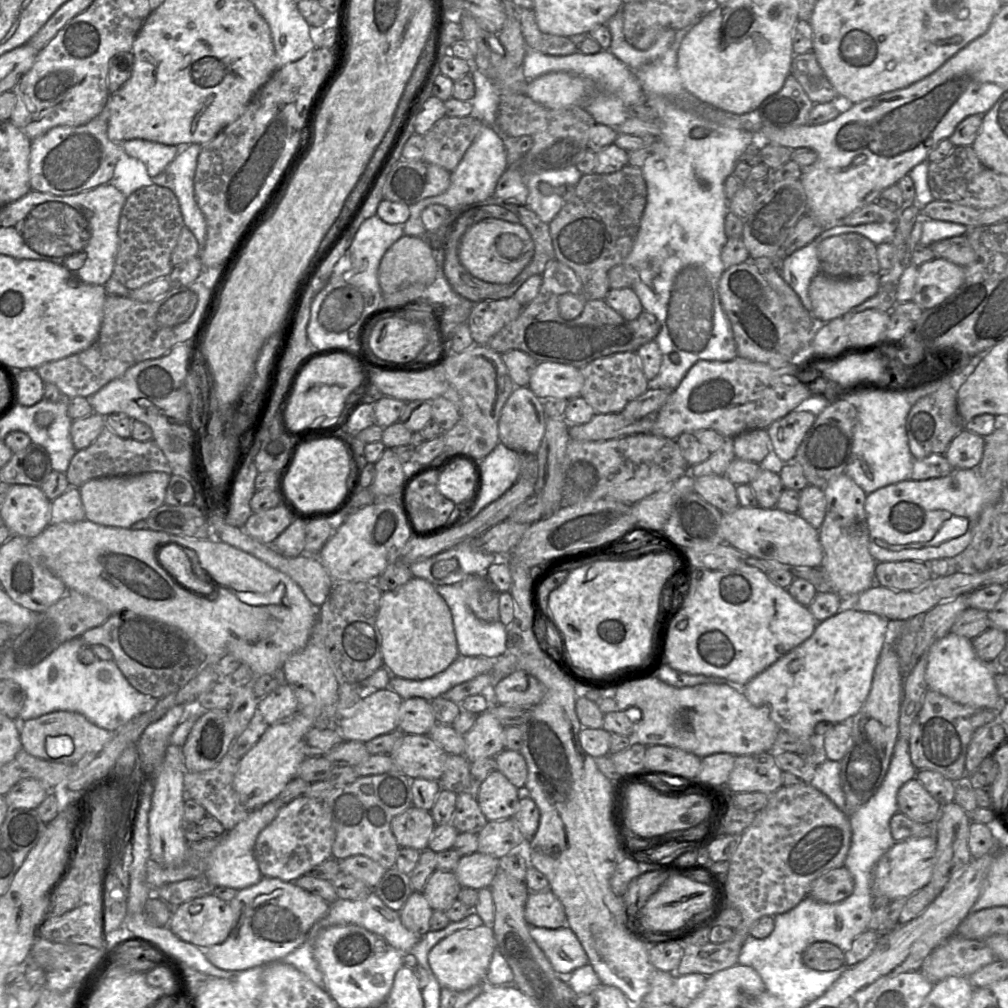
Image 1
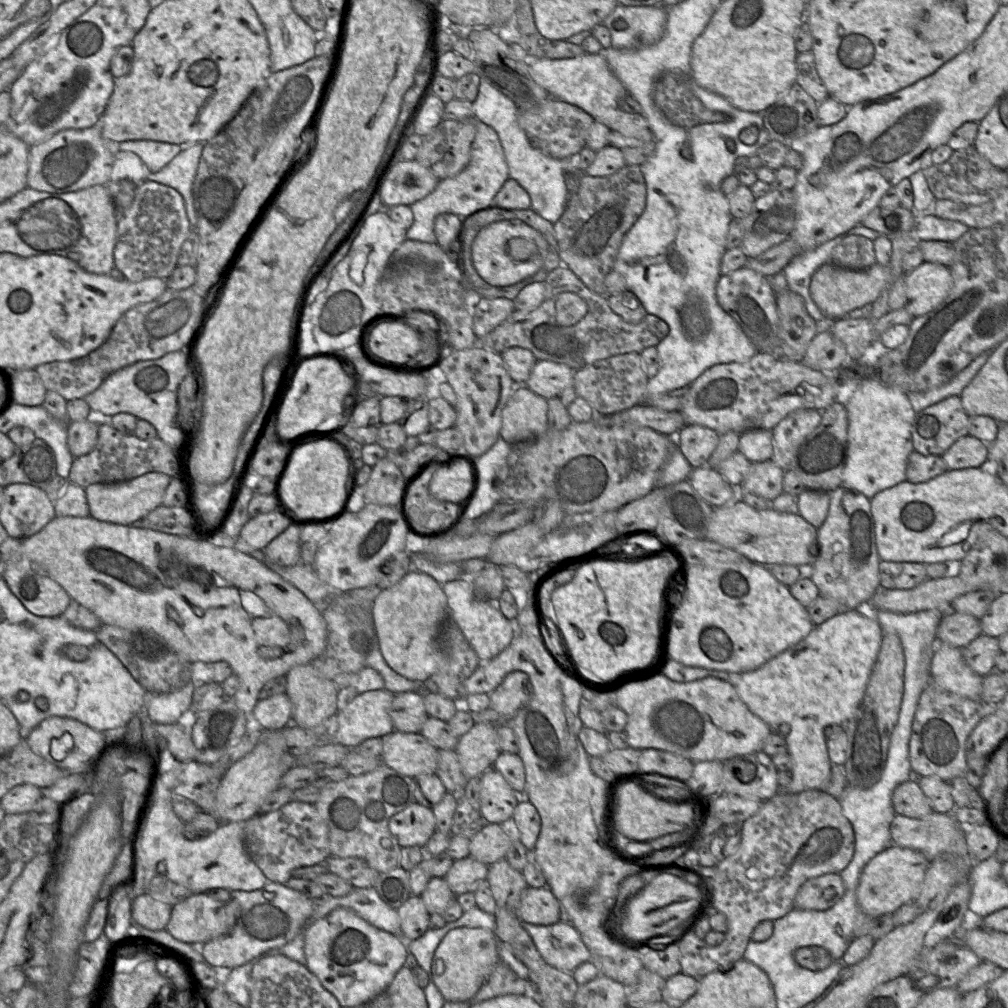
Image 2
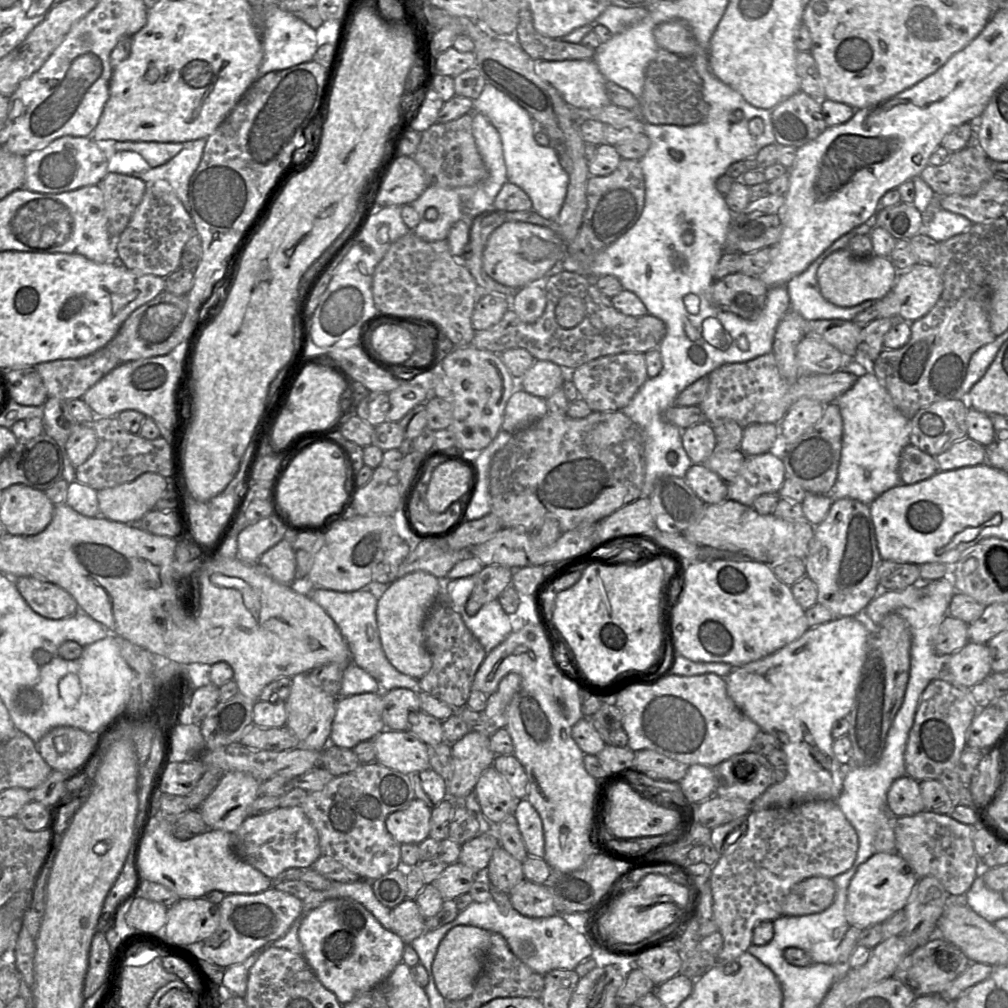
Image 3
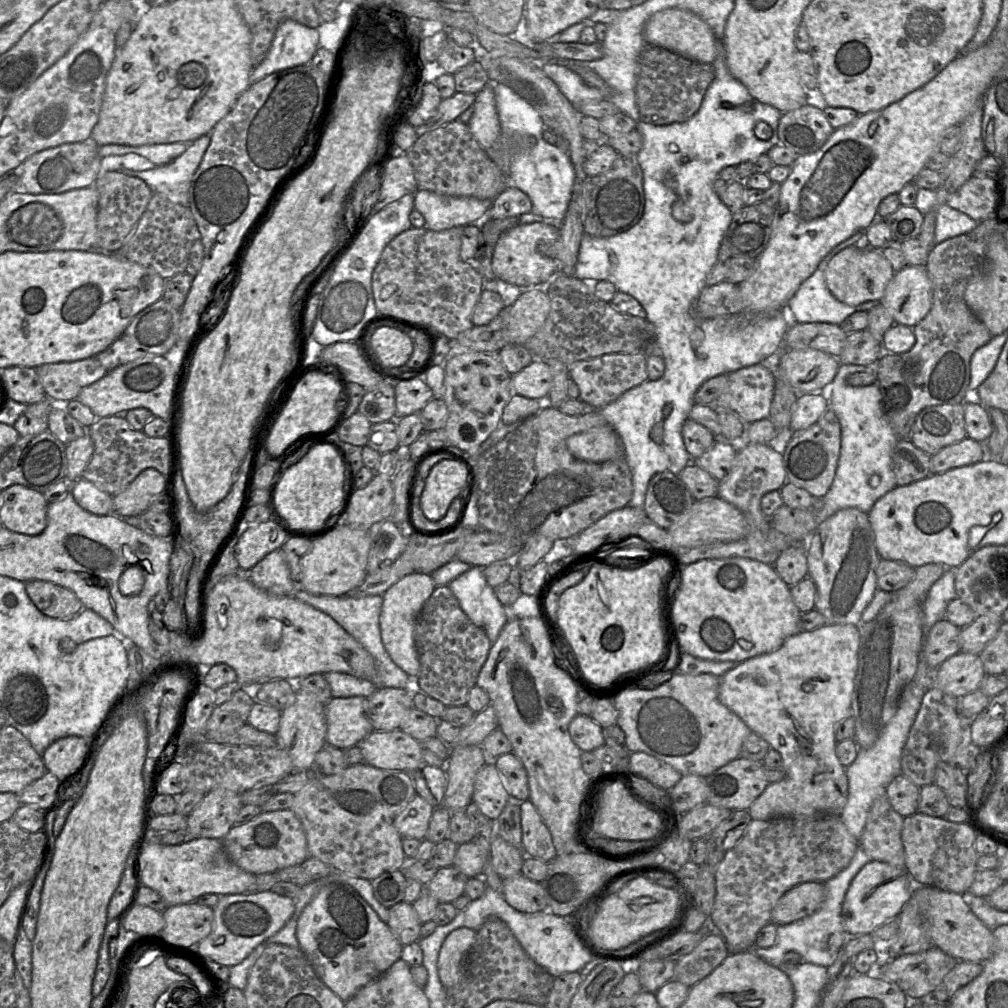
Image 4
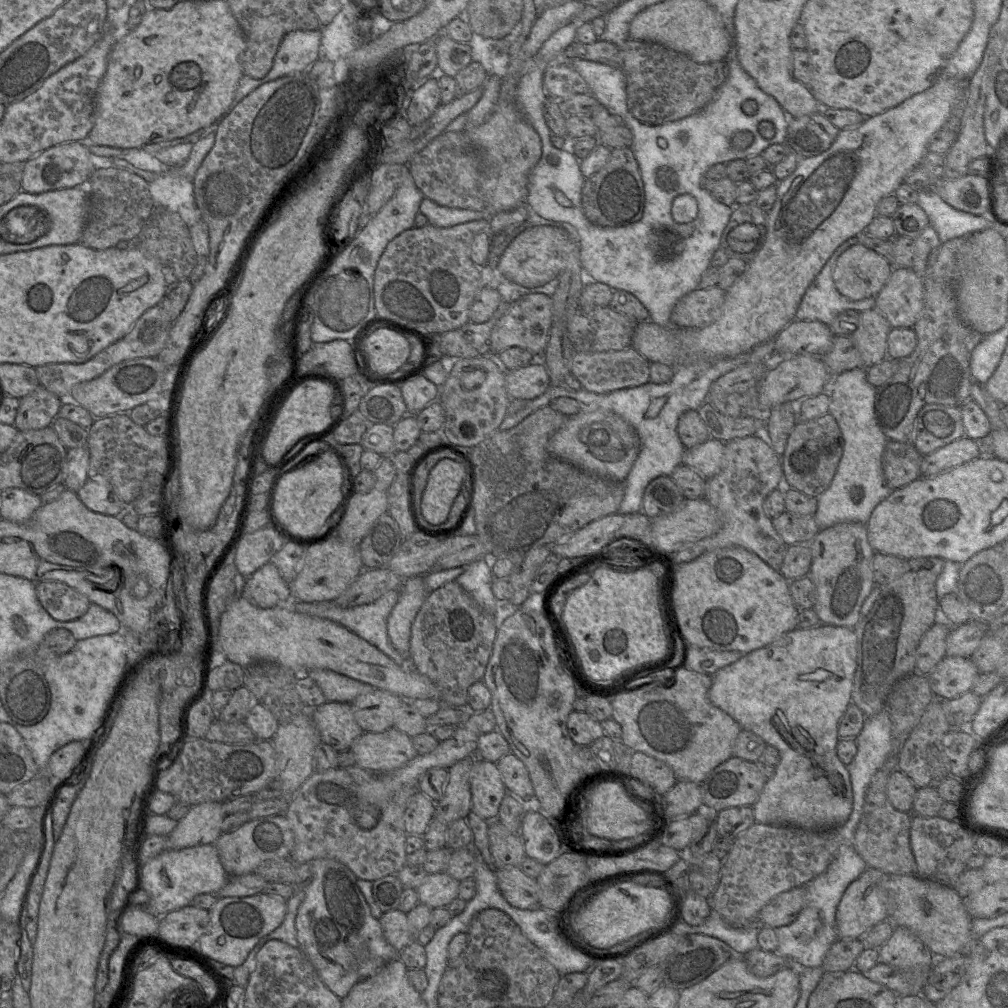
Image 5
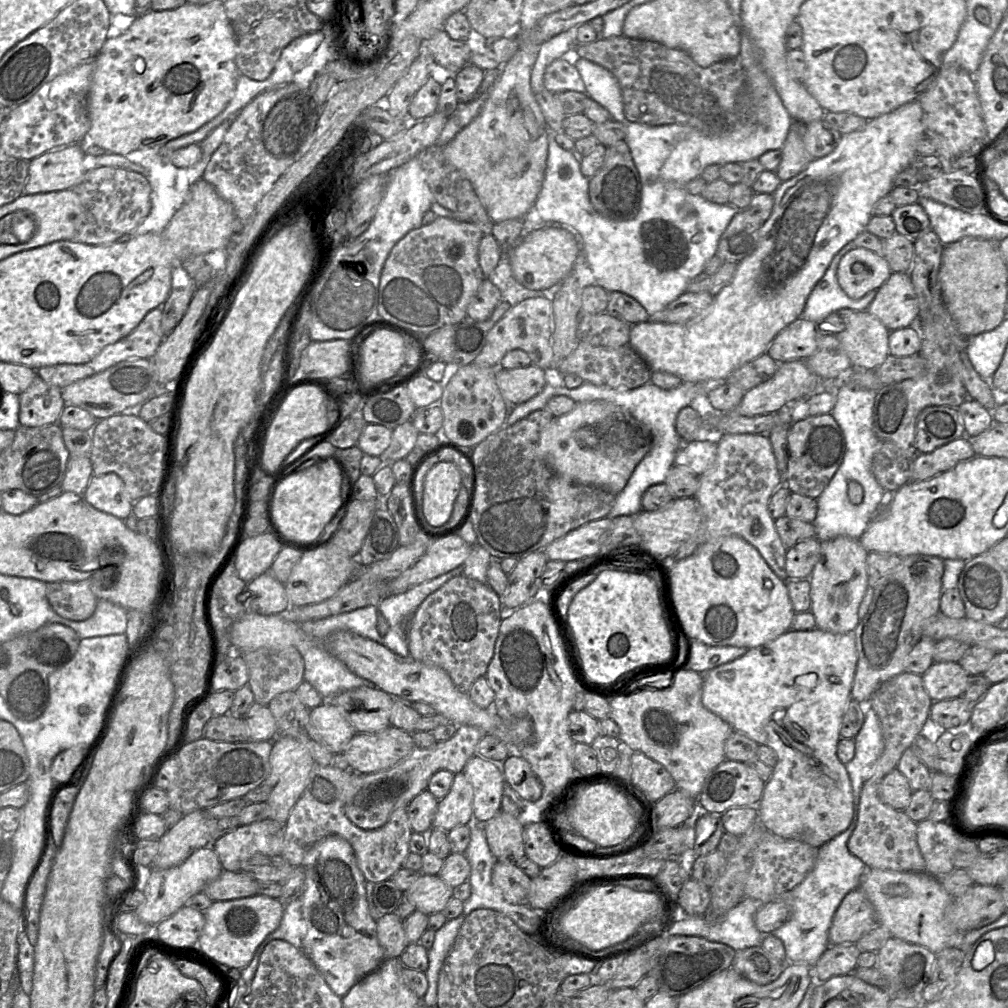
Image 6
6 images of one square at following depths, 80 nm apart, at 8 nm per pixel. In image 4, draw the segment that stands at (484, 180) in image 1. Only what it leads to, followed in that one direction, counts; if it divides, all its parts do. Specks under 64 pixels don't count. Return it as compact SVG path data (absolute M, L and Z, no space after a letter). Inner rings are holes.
M487 85L476 95L474 113L468 126L479 145L487 151L501 136L493 85ZM417 190L414 209L425 218L425 228L443 231L456 226L476 224L487 217L492 199L452 197L429 190Z

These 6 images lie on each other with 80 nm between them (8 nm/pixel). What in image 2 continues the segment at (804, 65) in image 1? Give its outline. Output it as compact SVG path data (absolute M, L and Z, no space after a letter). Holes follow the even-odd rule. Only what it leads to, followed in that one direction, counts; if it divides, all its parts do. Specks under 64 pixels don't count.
M813 52L798 53L796 56L797 83L817 102L829 97L829 92L820 78Z

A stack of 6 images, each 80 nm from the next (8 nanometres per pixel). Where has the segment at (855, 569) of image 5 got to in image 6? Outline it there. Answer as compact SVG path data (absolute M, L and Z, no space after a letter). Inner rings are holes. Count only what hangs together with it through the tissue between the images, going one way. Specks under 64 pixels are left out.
M848 536L820 541L821 555L810 576L811 612L816 628L832 633L853 633L860 619L859 605L869 586L867 573L868 551L859 539Z

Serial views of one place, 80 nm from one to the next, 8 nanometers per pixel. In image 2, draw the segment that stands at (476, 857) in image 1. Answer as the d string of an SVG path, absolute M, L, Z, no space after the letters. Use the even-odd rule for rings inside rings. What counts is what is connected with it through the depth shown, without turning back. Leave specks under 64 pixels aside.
M468 856L455 860L444 878L455 895L475 892L487 880L488 869L489 865Z

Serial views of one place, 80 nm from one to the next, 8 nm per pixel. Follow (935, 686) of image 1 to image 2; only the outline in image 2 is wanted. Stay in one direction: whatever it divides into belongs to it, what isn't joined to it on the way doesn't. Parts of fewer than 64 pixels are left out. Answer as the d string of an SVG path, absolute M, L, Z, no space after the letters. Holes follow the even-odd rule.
M938 643L930 665L931 680L940 687L969 698L981 700L983 678L964 660L962 648Z

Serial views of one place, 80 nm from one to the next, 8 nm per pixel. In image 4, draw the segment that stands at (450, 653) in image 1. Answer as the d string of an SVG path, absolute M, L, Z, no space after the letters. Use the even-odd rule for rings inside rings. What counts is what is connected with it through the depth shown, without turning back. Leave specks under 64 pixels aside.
M415 572L401 578L382 595L383 603L379 617L382 643L393 662L411 678L416 678L420 671L414 640L415 622L421 608L435 588L431 574Z

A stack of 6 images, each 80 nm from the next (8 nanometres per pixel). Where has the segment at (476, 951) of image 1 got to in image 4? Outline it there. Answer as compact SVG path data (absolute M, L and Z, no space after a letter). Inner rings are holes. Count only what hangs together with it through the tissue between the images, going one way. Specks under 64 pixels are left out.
M460 927L444 940L438 957L438 974L445 988L457 984L463 976L466 955L474 944L476 931L467 927Z

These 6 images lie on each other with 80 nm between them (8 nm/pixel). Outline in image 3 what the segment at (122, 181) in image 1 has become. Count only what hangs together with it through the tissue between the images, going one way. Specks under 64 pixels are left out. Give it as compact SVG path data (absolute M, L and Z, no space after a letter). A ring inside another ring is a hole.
M114 140L96 141L108 159L108 172L132 175L151 168L145 159L134 151L116 151L114 148L116 142Z

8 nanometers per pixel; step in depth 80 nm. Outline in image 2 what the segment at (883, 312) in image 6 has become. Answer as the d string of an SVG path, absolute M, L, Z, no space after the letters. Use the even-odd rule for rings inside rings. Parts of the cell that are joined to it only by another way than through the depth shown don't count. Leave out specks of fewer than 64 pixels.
M924 262L910 273L905 273L905 286L904 309L915 318L934 310L945 300L952 289L953 278L949 267L939 263Z

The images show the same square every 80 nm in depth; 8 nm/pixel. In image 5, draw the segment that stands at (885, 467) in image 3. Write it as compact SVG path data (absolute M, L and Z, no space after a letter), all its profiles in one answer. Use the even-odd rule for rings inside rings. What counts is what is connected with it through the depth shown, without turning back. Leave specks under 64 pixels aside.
M855 368L837 374L828 387L830 396L829 412L840 427L844 446L843 454L830 486L817 498L814 515L819 531L844 523L867 524L875 507L893 491L885 481L882 471L882 454L888 438L880 429L874 412L876 387L867 381L867 368ZM859 486L863 490L860 502L854 502L851 489Z

